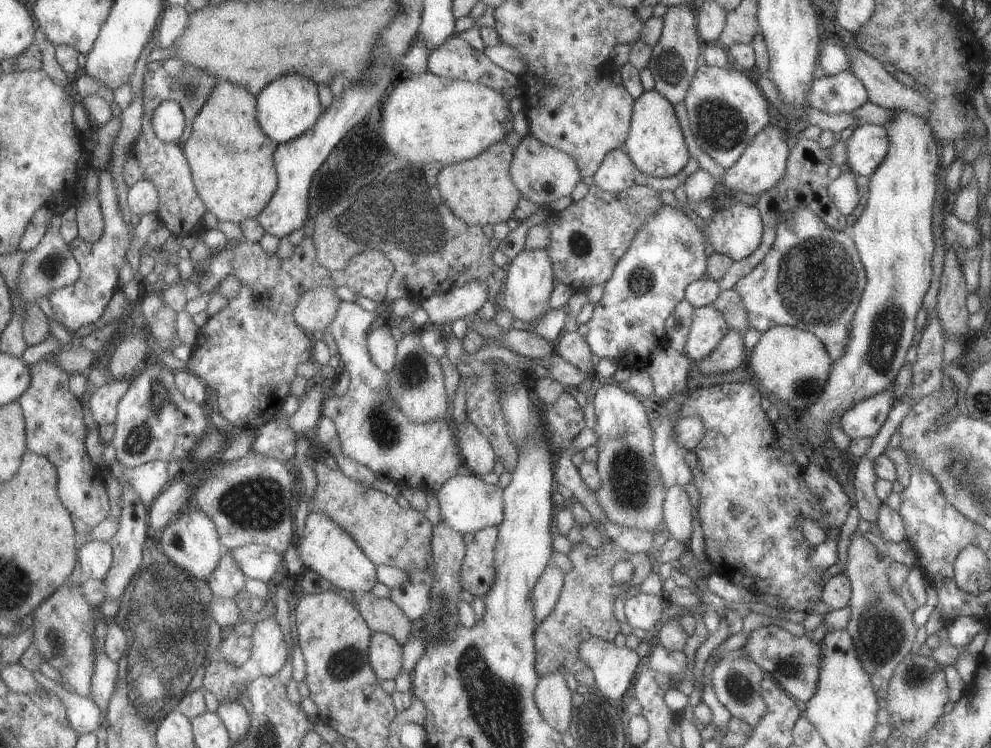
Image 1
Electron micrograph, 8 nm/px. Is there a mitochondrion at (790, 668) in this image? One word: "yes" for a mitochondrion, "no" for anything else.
yes

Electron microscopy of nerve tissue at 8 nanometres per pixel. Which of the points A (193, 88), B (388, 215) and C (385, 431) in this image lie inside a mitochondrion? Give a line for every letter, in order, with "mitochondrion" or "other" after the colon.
A: mitochondrion
B: mitochondrion
C: mitochondrion

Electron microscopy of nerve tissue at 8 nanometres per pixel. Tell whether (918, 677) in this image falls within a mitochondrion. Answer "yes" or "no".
yes

